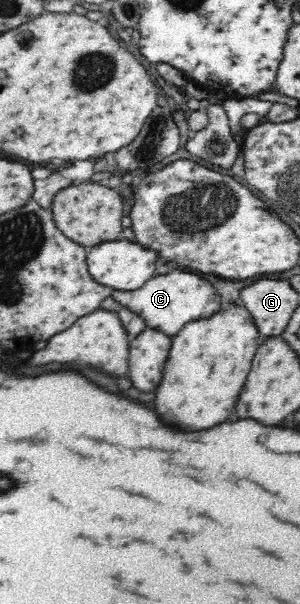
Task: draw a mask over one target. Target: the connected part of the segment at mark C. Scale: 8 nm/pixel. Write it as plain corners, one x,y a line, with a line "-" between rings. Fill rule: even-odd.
181,268
169,270
165,274
158,273
137,290
114,290
111,297
140,316
146,322
146,326
171,337
174,337
187,322
194,321
195,318
209,318
221,306
221,297
207,276
197,276

